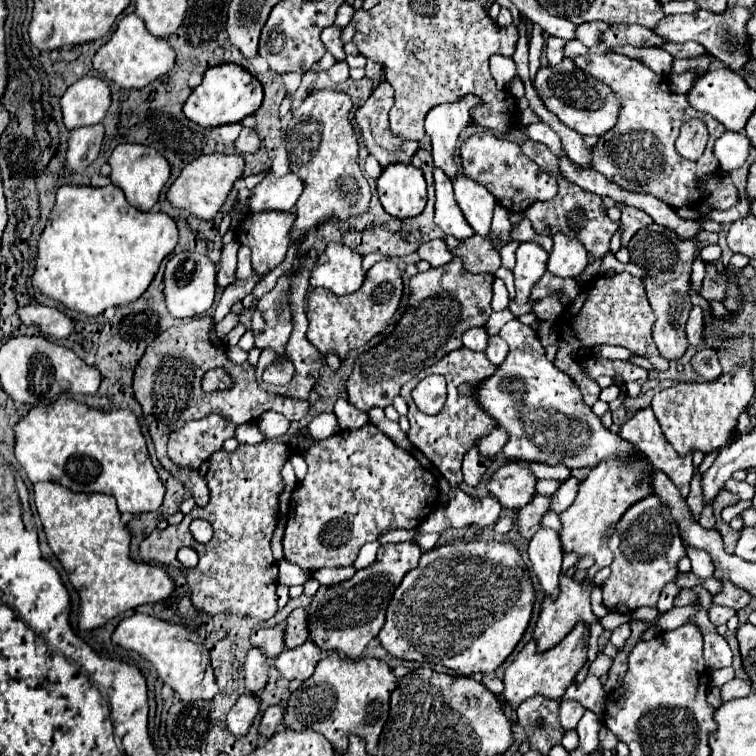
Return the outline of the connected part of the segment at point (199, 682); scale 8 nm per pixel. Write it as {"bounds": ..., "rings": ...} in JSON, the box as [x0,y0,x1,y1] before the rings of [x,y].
{"bounds":[111,614,219,702],"rings":[[[133,614],[119,622],[111,640],[113,640],[113,644],[117,644],[125,650],[133,650],[139,656],[143,656],[145,660],[149,660],[153,664],[153,668],[157,670],[159,678],[163,680],[163,684],[171,686],[183,702],[211,700],[219,692],[207,648],[203,646],[199,636],[195,632],[187,630],[185,626],[167,624],[167,622],[161,622],[147,614]]]}

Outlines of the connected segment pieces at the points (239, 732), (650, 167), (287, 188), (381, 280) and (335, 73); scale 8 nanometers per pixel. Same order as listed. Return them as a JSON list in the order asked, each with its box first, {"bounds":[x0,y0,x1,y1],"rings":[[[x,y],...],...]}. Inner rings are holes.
[{"bounds":[227,694,259,738],"rings":[[[243,694],[227,714],[227,728],[235,738],[243,738],[259,712],[259,698]]]},{"bounds":[573,52,725,208],"rings":[[[589,52],[583,56],[575,56],[573,62],[583,72],[607,84],[619,96],[621,102],[617,124],[611,130],[607,130],[603,136],[599,136],[597,144],[589,148],[593,170],[601,172],[609,182],[617,184],[627,192],[651,194],[673,208],[697,204],[701,200],[697,180],[705,174],[719,170],[719,160],[715,160],[713,154],[713,142],[725,132],[723,124],[709,114],[695,112],[687,104],[685,94],[673,94],[667,82],[663,82],[663,76],[655,74],[641,60],[617,52],[611,54]],[[693,118],[705,122],[709,132],[709,142],[705,146],[703,156],[695,162],[689,162],[675,152],[673,144],[679,136],[681,126]]]},{"bounds":[249,174,303,212],"rings":[[[267,174],[253,190],[249,198],[249,212],[269,212],[269,210],[281,210],[289,212],[297,198],[303,192],[303,182],[295,174],[287,174],[283,178],[277,178],[273,174]]]},{"bounds":[307,260,403,358],"rings":[[[381,260],[373,264],[371,270],[366,273],[363,286],[355,294],[335,296],[327,289],[315,288],[309,294],[307,302],[309,342],[323,354],[335,350],[339,358],[345,358],[345,354],[351,348],[367,344],[375,334],[385,332],[385,328],[395,322],[395,312],[399,308],[401,292],[403,292],[401,270],[391,260]]]},{"bounds":[329,62,349,82],"rings":[[[337,62],[337,64],[329,70],[329,78],[331,78],[333,82],[345,82],[347,76],[349,76],[349,66],[347,66],[347,62]]]}]

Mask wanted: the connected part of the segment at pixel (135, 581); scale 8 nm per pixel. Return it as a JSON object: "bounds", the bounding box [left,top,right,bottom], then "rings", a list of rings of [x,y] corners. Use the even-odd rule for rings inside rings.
{"bounds":[33,482,175,628],"rings":[[[37,482],[33,496],[47,542],[79,592],[79,628],[99,628],[117,614],[171,596],[175,584],[163,568],[155,564],[137,564],[129,558],[131,534],[119,520],[121,514],[113,496],[73,494],[55,482]]]}

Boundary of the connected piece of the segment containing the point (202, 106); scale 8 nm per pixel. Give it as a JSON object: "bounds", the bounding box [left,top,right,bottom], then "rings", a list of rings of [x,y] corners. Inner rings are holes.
{"bounds":[183,64,263,128],"rings":[[[239,64],[213,66],[203,74],[203,82],[193,88],[191,96],[183,106],[183,114],[203,128],[213,128],[221,124],[241,122],[245,116],[253,114],[263,100],[263,88],[255,76],[251,76]]]}

